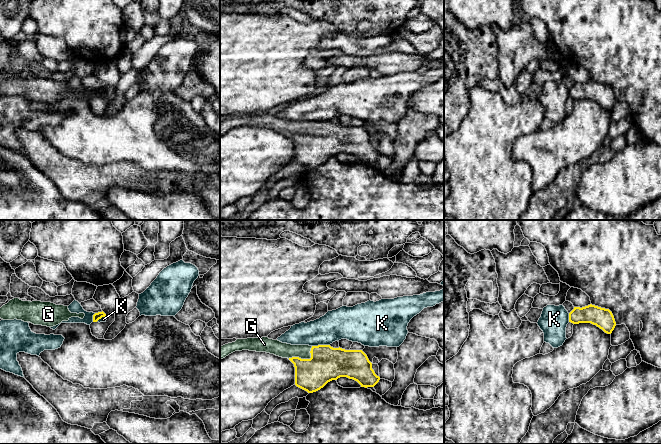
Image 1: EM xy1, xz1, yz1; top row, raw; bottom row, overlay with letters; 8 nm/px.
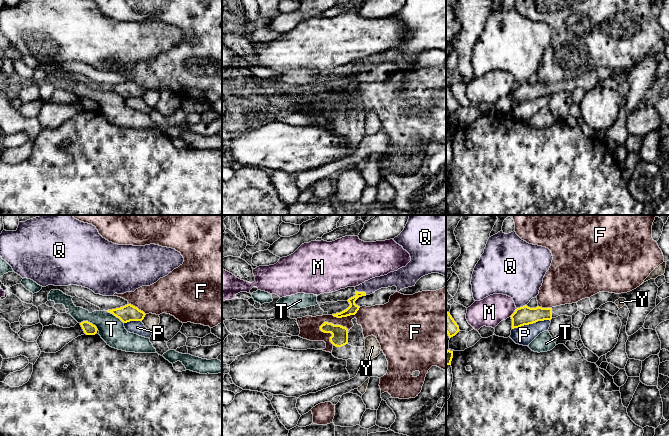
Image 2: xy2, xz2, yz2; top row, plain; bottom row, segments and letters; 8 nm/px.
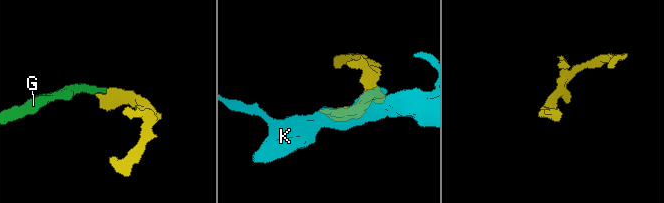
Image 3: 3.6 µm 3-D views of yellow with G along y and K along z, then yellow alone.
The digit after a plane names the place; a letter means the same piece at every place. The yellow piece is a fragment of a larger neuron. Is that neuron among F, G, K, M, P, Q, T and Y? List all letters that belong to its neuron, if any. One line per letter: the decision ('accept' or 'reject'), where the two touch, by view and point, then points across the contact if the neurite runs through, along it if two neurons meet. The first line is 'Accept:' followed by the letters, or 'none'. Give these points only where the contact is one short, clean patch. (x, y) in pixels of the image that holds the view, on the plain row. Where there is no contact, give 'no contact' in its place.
Accept: G
F: reject | xz2 (335, 101)
G: accept | xz1 (304, 135) | across xz1 (326, 139), (311, 139), (304, 135), (298, 130), (284, 126)
K: reject | xz1 (320, 121)
M: reject | yz2 (514, 88)
P: reject | yz2 (530, 99)
Q: reject | xz2 (361, 68) | along xz2 (356, 66), (363, 67), (366, 70)
T: reject | xy2 (89, 98) | along xy2 (80, 98), (91, 98), (98, 105)
Y: reject | xy2 (143, 94)

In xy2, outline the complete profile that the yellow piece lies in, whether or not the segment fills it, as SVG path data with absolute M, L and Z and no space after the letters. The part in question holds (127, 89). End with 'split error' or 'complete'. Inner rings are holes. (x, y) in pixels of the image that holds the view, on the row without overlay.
M131 80L108 86L108 88L119 94L123 99L130 97L142 97L146 91L143 87Z; complete

